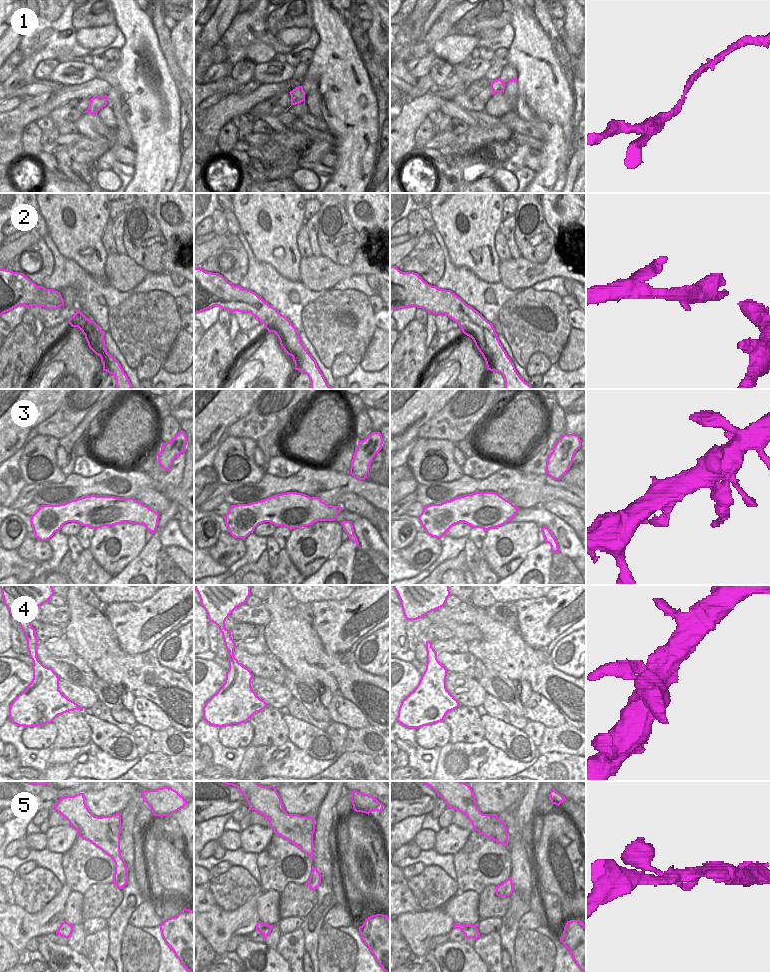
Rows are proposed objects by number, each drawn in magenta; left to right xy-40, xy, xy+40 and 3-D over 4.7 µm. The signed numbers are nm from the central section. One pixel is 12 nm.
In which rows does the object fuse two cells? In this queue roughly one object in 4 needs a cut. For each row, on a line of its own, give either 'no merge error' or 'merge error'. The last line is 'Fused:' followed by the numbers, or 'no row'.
1: no merge error
2: no merge error
3: no merge error
4: no merge error
5: no merge error
Fused: no row

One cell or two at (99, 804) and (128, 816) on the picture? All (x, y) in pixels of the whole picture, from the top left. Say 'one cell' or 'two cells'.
two cells

